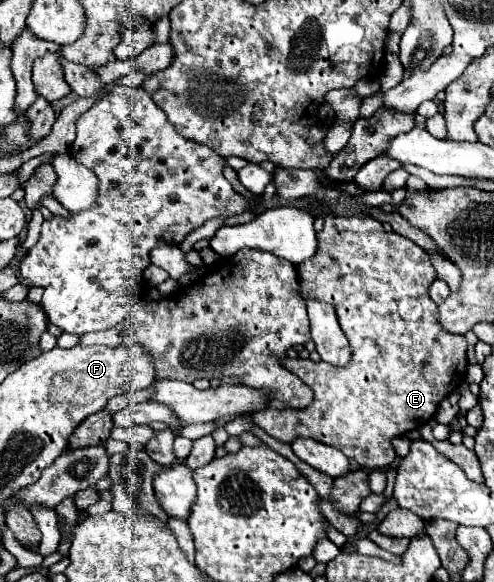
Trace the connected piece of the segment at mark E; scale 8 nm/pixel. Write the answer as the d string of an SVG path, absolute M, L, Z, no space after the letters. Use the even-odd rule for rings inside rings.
M363 214L349 218L325 216L325 226L317 234L317 254L301 262L297 274L303 298L317 298L335 308L339 326L353 350L353 358L341 369L324 361L281 358L281 366L289 368L313 388L315 400L305 410L267 407L253 414L253 422L281 442L289 444L295 438L313 438L341 450L349 460L355 460L365 468L387 468L397 458L391 446L393 436L425 426L425 422L433 418L439 402L465 382L467 372L465 336L445 332L437 322L437 304L429 298L429 286L437 278L429 254L411 240L395 232L385 232L383 224L375 218Z

